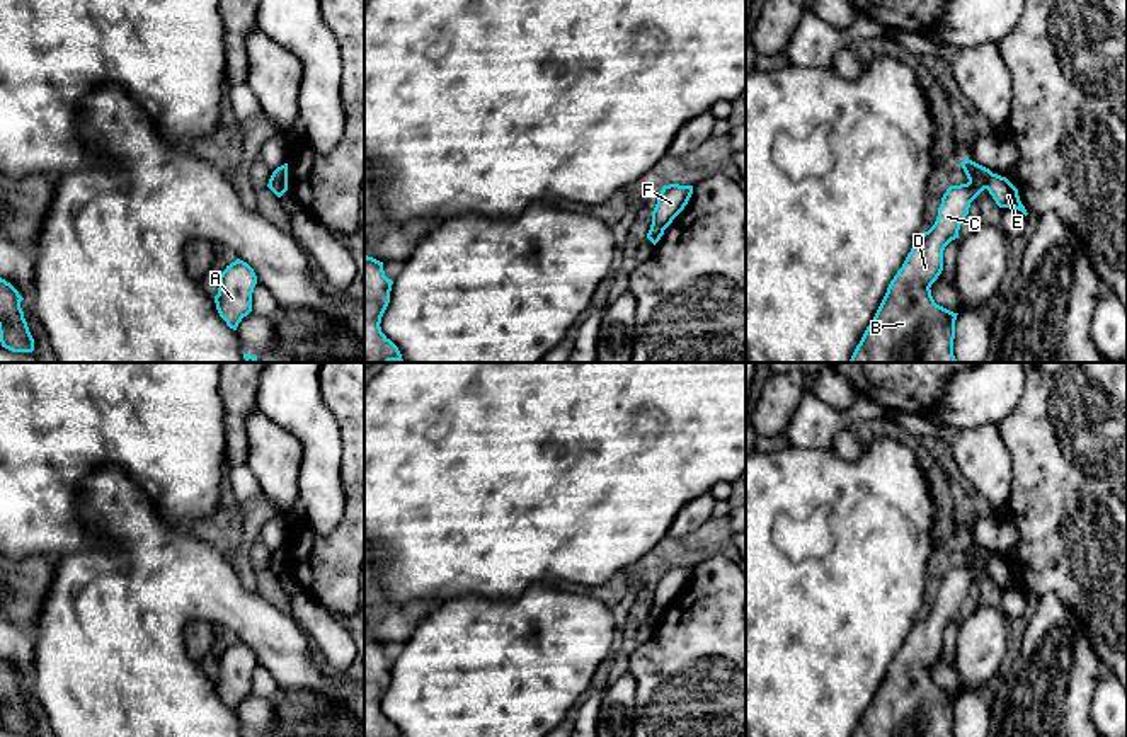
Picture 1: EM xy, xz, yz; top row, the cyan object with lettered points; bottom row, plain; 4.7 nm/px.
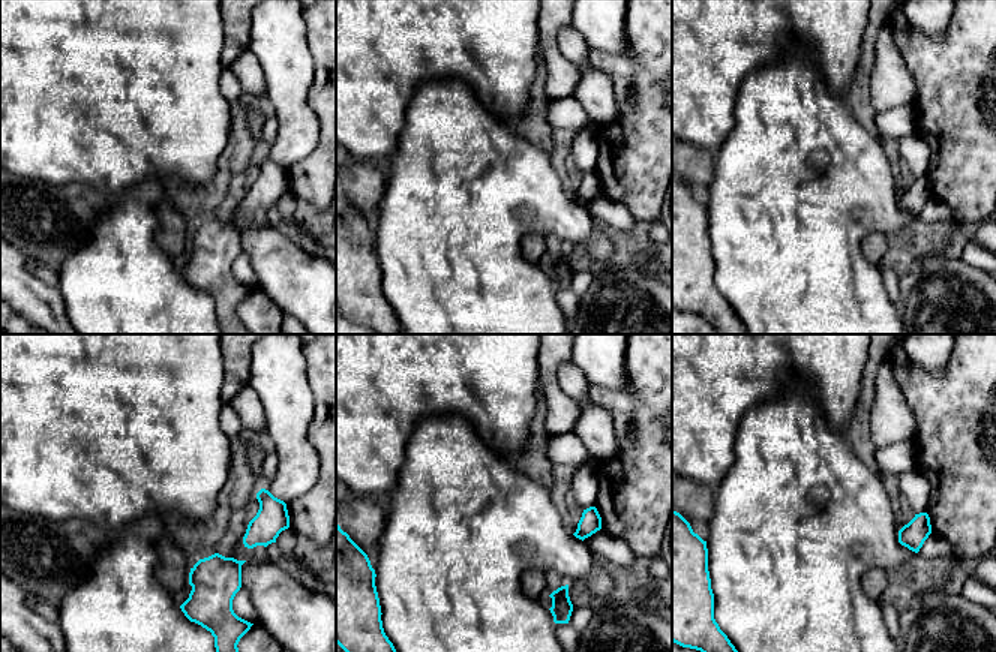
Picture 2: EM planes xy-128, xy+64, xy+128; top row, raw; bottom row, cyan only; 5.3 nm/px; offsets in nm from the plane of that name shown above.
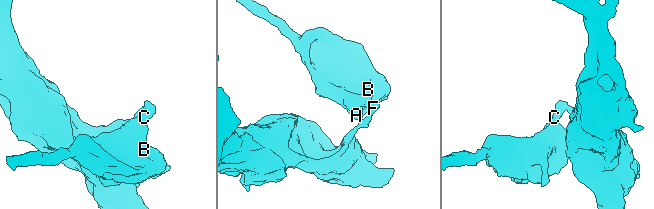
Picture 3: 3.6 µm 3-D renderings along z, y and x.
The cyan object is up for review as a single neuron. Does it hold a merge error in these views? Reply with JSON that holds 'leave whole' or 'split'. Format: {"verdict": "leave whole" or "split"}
{"verdict": "split"}

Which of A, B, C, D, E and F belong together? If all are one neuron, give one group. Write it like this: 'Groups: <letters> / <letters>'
Groups: A B C D F / E

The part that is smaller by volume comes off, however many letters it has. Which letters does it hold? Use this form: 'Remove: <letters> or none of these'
Remove: A, B, C, D, F

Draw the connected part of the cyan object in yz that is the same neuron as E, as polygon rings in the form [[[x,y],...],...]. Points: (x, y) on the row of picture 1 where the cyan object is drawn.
[[[993,174],[986,189],[999,208],[1015,208],[1025,216],[1028,214],[1020,201],[1018,189],[1006,177]]]

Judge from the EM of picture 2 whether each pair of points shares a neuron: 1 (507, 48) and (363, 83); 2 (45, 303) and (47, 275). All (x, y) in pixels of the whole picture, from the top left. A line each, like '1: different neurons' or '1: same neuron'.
1: same neuron
2: different neurons

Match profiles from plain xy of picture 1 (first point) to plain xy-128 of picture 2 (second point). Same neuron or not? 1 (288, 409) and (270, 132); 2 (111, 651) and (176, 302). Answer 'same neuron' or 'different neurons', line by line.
1: different neurons
2: same neuron

